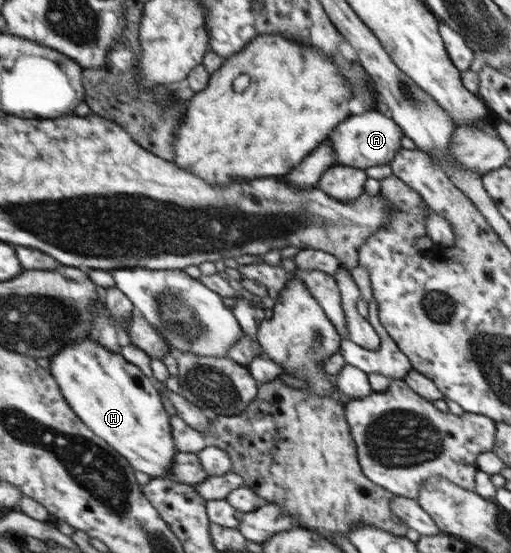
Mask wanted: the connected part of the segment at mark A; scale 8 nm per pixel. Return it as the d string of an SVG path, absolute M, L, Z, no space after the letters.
M385 110L366 111L359 116L351 116L347 118L347 122L343 122L343 126L339 126L339 130L334 132L337 134L331 134L327 143L331 143L335 149L335 164L360 169L390 163L401 148L401 136L403 136L401 128L391 120Z

